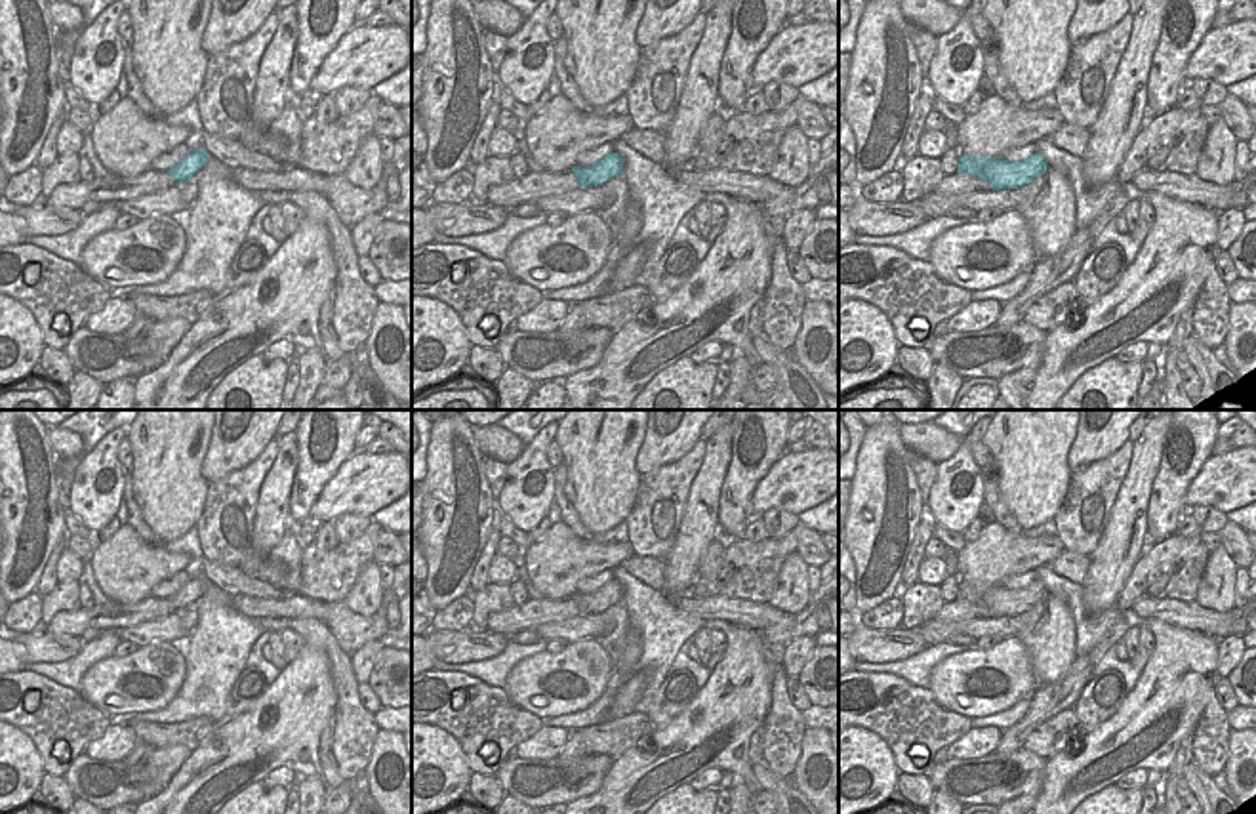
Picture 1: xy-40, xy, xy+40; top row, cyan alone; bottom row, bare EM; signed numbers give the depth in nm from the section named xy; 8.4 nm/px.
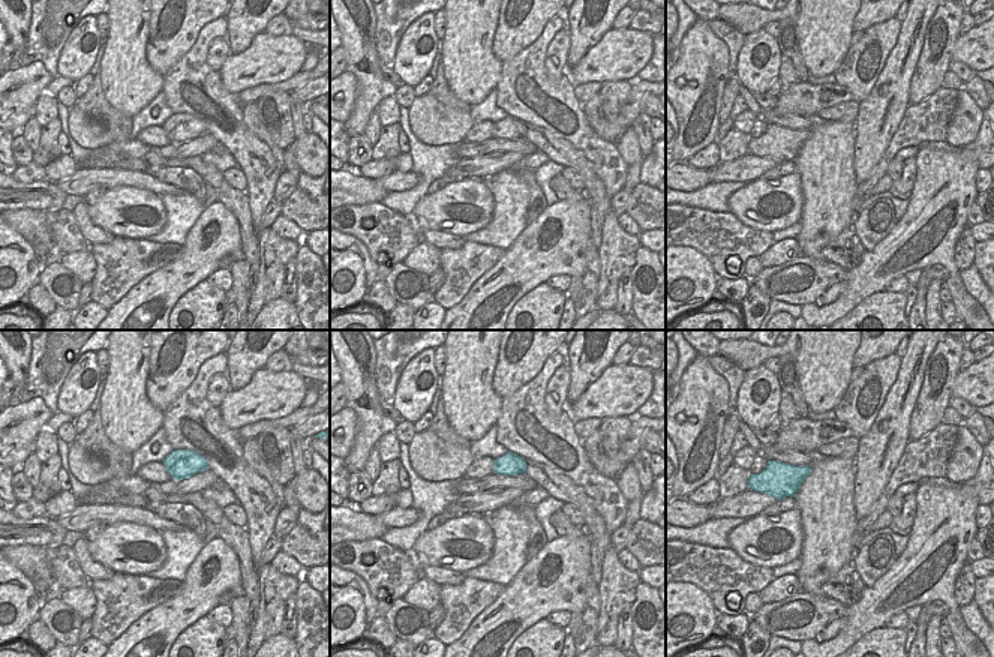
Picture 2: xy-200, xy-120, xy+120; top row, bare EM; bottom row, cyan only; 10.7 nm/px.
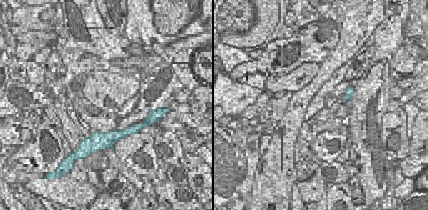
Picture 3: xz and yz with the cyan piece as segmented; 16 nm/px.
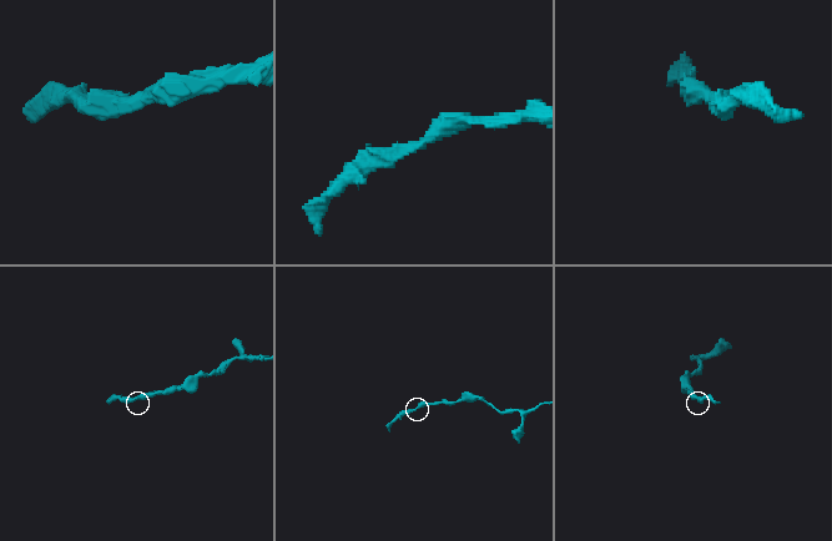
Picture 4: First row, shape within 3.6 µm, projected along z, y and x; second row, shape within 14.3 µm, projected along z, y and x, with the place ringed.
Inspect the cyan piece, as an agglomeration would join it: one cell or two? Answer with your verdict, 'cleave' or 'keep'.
keep

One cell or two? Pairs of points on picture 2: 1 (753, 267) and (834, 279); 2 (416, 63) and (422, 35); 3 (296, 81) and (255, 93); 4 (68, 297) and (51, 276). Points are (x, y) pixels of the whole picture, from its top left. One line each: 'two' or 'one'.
1: two
2: one
3: one
4: one

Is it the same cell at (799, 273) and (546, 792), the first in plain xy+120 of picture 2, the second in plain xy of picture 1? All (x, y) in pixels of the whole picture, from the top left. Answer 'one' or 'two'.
one

